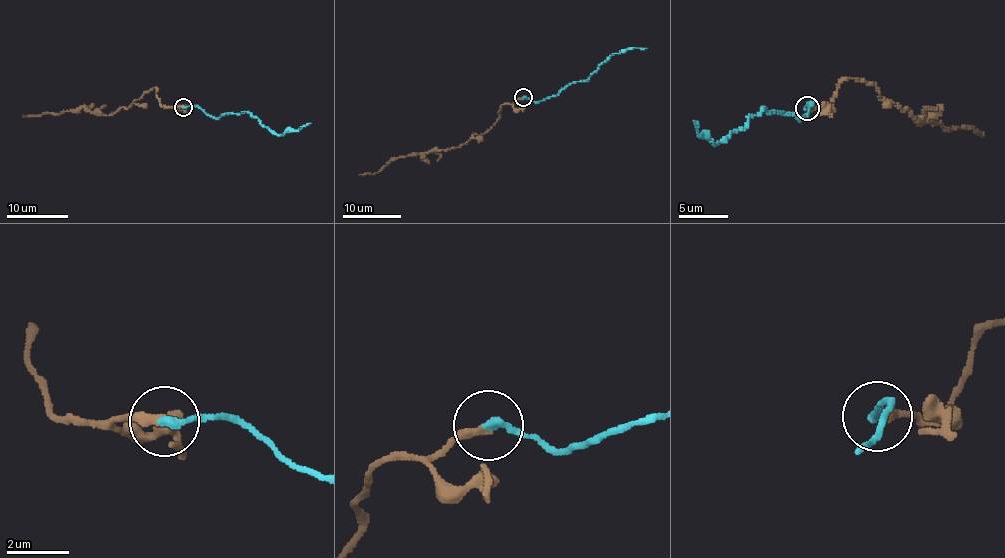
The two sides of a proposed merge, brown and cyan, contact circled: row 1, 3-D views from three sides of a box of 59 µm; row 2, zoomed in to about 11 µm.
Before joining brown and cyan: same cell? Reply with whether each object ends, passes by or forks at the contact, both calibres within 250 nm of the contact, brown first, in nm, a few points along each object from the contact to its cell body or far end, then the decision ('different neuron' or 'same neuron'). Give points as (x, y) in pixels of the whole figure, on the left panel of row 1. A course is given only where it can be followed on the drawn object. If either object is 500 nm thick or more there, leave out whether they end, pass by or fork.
brown ends there; cyan ends there; 280 nm thick on the brown side, 280 nm on the other; brown runs (183, 106), (162, 106), (157, 88), (150, 89), (109, 115), (83, 107), (23, 115); cyan runs (183, 106), (200, 107), (207, 114), (220, 118), (231, 112), (249, 111), (276, 135), (311, 123); same neuron

